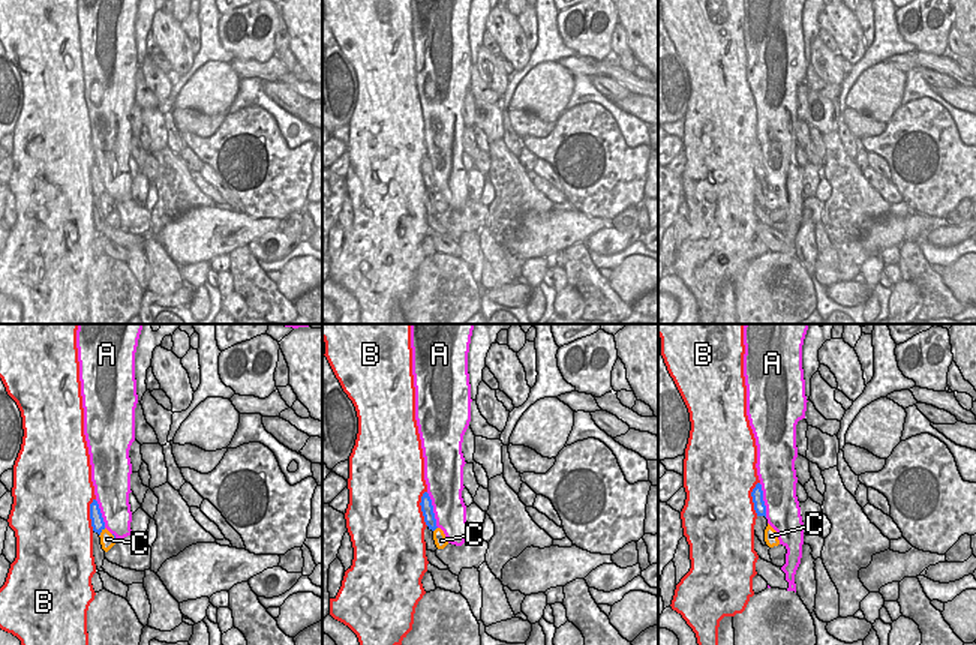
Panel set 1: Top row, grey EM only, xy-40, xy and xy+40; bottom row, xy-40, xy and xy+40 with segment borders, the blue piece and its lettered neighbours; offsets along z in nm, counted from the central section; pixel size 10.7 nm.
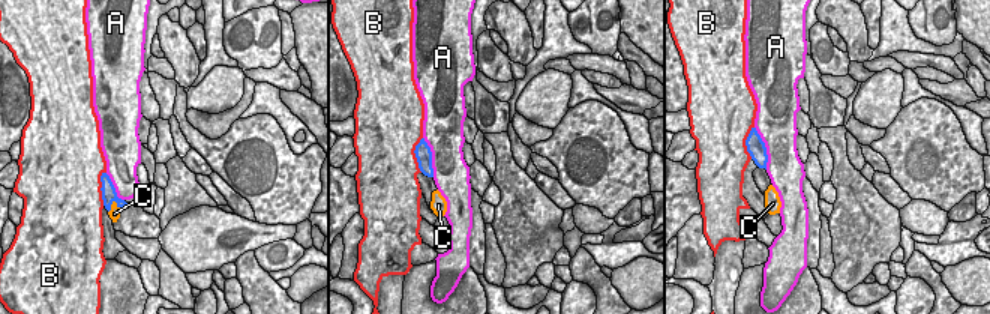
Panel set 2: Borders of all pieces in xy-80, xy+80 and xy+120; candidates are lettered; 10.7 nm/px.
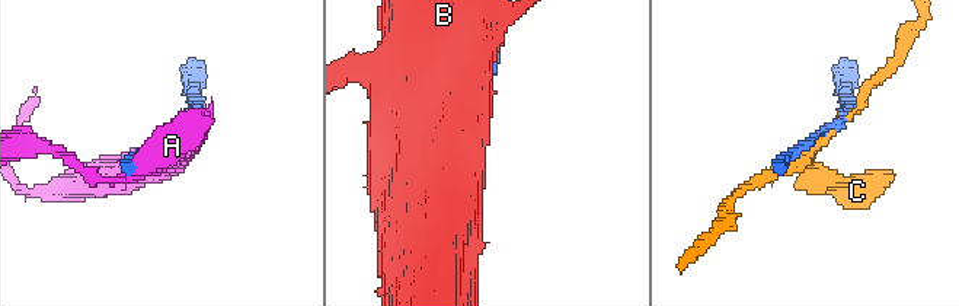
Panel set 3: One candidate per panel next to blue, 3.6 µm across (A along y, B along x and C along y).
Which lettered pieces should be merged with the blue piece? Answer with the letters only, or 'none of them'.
none of them

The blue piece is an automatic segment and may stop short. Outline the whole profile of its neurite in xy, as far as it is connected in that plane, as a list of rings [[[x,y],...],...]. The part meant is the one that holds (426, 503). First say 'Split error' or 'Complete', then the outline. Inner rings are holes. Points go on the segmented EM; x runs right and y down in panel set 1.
Complete. [[[427,492],[423,494],[420,506],[426,525],[429,526],[429,530],[435,531],[438,526],[436,526],[432,500]]]

